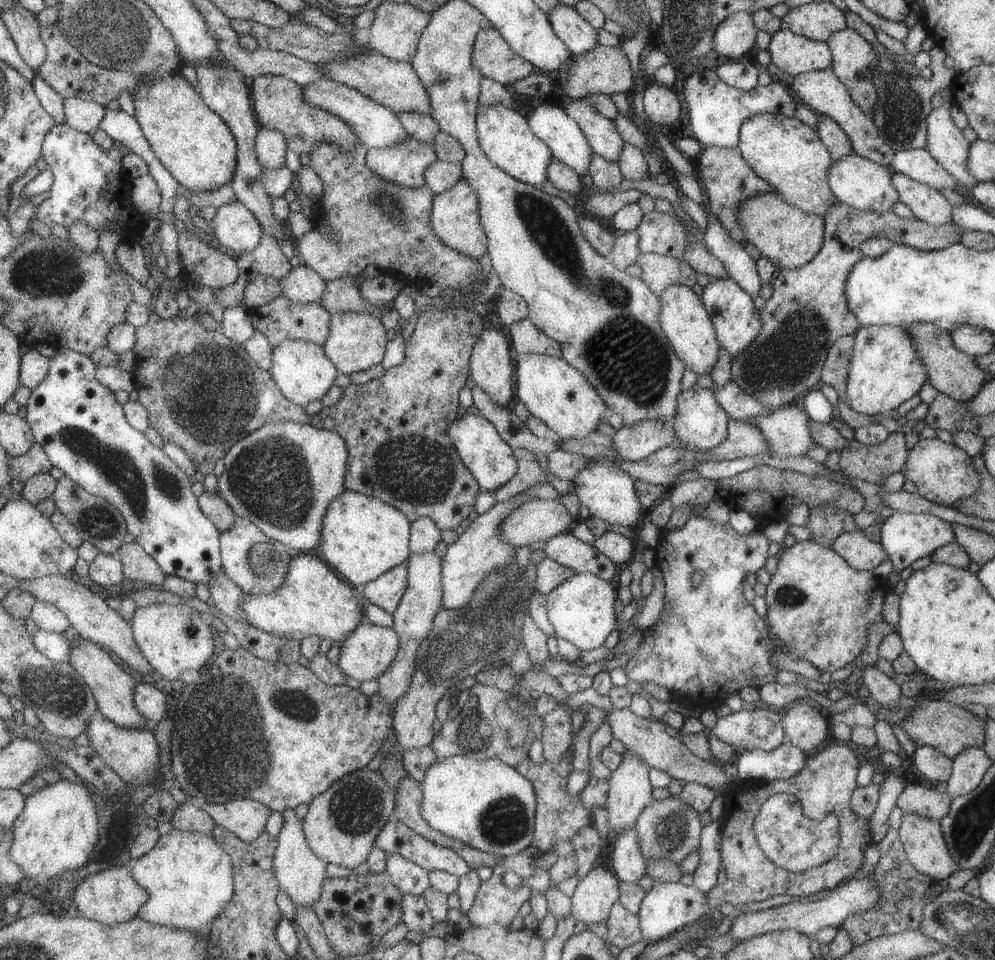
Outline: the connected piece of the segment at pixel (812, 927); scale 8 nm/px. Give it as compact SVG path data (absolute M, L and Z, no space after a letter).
M871 873L867 877L852 879L843 886L837 885L829 896L816 902L787 903L765 910L742 912L732 920L726 934L731 940L742 941L773 931L793 929L811 938L824 926L837 928L848 914L864 913L876 901L879 893Z

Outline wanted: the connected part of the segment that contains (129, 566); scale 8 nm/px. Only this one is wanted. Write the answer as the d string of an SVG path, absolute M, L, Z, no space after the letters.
M135 541L123 542L115 556L121 561L124 577L129 580L141 580L151 588L159 588L165 578L157 562Z

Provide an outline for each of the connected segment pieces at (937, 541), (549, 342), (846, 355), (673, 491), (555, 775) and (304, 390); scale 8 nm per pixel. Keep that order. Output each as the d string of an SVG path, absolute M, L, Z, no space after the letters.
M893 511L891 516L880 524L879 530L879 543L893 568L893 572L888 576L890 584L894 584L894 577L917 558L929 556L937 547L955 541L950 523L930 514Z
M527 317L509 325L509 338L517 354L537 353L556 359L562 358L559 344L543 334Z
M848 334L833 341L827 352L827 360L821 368L820 380L839 392L839 398L844 396L848 366L854 345L854 334Z
M698 479L696 481L682 481L669 489L672 508L688 504L705 507L712 500L713 495L718 492L715 479Z
M567 754L556 765L550 765L543 761L540 766L535 765L527 756L523 762L520 762L514 769L527 779L533 787L536 796L536 813L534 814L534 827L532 844L544 854L555 842L560 840L569 841L570 838L579 830L579 827L593 825L591 811L586 809L580 801L578 795L569 796L565 789L567 775L569 771L569 762L571 756Z
M301 339L282 340L282 343L272 347L271 364L267 372L283 396L300 407L304 407L308 402L320 400L339 374L318 344Z

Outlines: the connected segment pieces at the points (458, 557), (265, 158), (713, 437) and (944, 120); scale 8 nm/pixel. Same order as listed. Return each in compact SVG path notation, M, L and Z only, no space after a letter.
M547 483L535 485L519 493L509 501L497 501L487 512L478 515L469 525L463 529L462 535L457 537L455 542L446 545L446 552L440 558L440 579L442 582L441 604L443 609L456 609L465 604L471 603L471 593L476 589L476 584L489 571L498 571L508 565L515 558L515 549L506 542L499 539L498 522L517 505L527 499L557 499L559 495Z
M260 127L254 138L255 158L262 169L273 170L284 165L287 145L284 136L276 130Z
M694 383L677 395L675 414L667 423L672 426L677 443L704 451L725 440L729 419L728 414L715 402L712 387L704 389Z
M950 104L932 108L926 118L926 149L949 175L954 176L968 196L977 182L966 167L969 142L949 115Z

